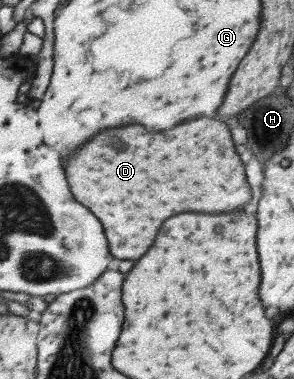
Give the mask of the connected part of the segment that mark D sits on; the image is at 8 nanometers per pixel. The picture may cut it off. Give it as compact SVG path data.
M194 119L170 131L150 133L140 125L94 135L65 163L70 189L104 225L116 262L140 259L154 243L162 223L184 211L228 213L250 201L244 165L234 151L226 123Z

